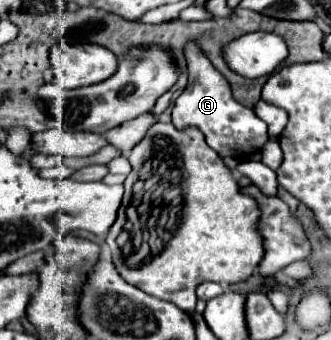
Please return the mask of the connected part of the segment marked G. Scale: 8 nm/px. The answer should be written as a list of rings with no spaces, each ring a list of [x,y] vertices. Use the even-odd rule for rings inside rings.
[[[185,44],[185,60],[187,60],[187,74],[189,84],[183,94],[173,104],[173,124],[177,128],[183,126],[197,126],[203,134],[207,144],[219,156],[233,156],[233,158],[247,158],[247,154],[255,154],[267,142],[267,124],[257,118],[257,114],[245,106],[241,106],[233,96],[229,82],[221,76],[219,70],[205,60],[205,54],[197,44]]]

